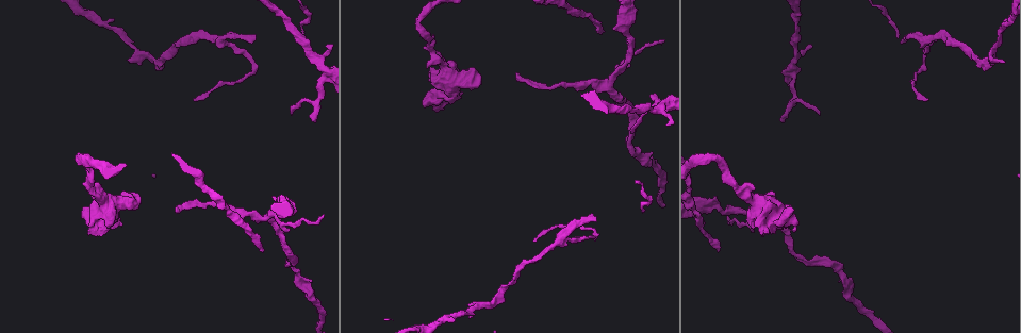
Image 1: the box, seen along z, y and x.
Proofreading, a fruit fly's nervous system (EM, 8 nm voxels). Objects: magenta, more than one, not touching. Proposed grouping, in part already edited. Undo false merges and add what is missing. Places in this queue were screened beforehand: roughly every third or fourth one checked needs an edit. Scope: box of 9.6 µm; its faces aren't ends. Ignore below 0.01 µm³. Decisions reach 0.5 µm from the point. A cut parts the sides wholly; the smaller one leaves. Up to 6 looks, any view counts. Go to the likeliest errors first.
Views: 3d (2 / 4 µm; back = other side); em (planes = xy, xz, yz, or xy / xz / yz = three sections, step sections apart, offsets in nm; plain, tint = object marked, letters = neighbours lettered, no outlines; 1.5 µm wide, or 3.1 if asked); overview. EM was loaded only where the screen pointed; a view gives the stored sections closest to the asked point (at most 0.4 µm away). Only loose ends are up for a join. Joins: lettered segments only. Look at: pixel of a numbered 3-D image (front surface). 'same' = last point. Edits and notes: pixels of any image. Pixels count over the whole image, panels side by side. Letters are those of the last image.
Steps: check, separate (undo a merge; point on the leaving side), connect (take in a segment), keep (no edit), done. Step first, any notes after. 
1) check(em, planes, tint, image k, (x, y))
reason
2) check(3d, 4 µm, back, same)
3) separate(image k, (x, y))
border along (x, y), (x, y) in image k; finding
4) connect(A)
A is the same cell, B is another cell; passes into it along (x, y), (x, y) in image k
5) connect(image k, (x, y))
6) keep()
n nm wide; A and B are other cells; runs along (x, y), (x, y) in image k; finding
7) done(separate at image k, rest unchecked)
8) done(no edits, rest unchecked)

check(em, xy, step 8, plain, image 1, (263, 248))
tapers out

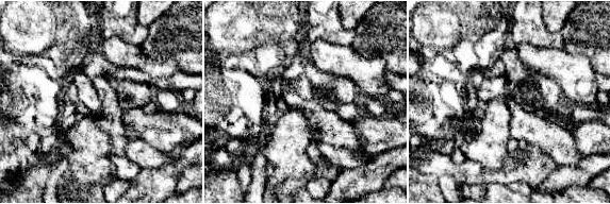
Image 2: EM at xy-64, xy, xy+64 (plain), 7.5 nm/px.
check(em, xy, step 8, letters, same)
see the neighbours

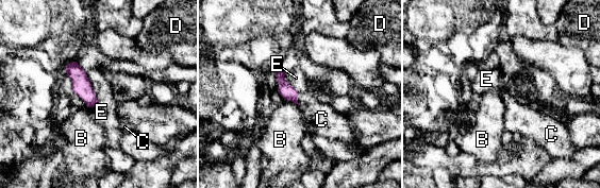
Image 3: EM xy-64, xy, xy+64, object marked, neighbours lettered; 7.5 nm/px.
connect(C)
E touches over 280 nm; C is the same cell, B, D and E are other cells; passes into it along (287, 91), (296, 98), (321, 119) in image 3; the cell continues

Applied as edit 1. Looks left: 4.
check(overview)
see it whole again

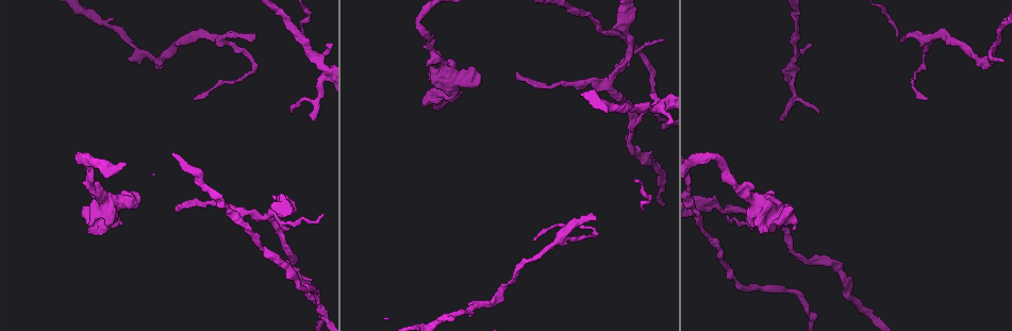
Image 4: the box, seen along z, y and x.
check(3d, 2 µm, image 4, (534, 239))

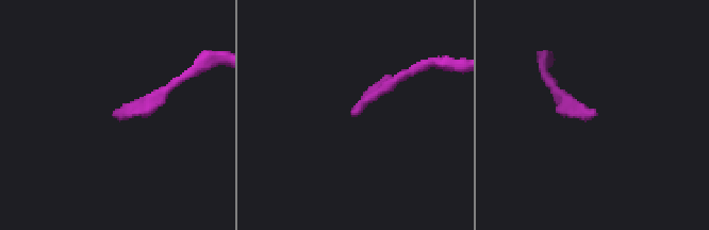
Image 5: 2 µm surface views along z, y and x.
check(em, planes, letters, image 5, (355, 113))

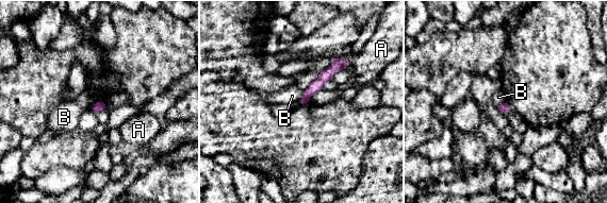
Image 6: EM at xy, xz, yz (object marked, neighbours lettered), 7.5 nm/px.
keep()
A and B are other cells; no lettered segment goes on from it

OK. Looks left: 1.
done(connect at image 3, rest unchecked)

